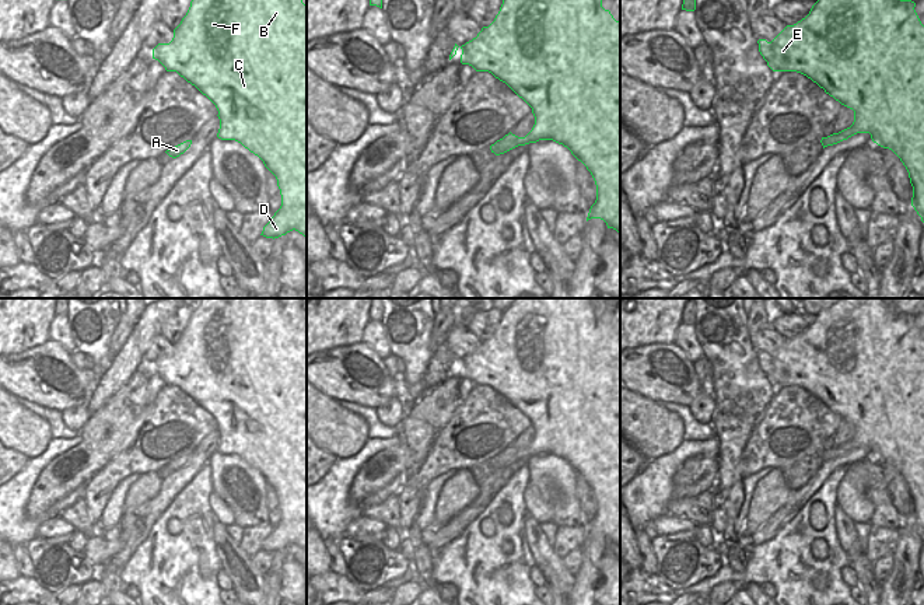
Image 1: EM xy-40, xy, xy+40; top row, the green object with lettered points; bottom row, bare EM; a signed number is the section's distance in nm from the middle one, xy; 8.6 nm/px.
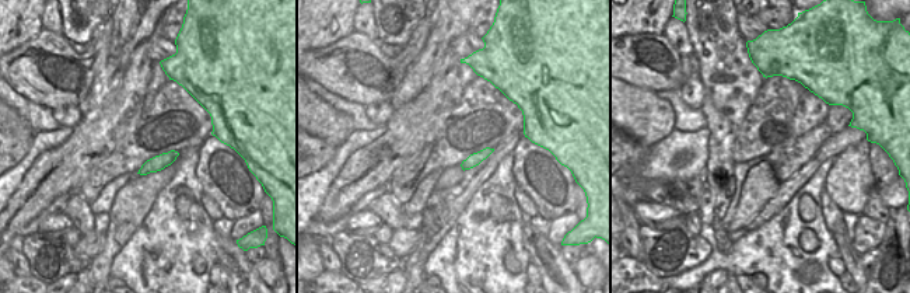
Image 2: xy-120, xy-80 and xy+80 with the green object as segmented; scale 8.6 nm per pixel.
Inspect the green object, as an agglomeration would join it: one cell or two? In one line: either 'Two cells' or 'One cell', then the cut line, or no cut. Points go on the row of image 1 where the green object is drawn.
One cell. No split

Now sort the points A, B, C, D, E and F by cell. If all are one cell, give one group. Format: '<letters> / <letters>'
A B C D E F

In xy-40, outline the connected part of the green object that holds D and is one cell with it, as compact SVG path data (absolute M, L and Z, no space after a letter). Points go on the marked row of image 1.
M192 0L186 15L174 29L172 41L169 43L158 43L153 49L153 59L158 60L167 71L176 71L216 105L220 119L218 139L241 143L258 155L276 176L281 206L263 227L260 235L274 239L295 230L307 237L307 6L302 0Z

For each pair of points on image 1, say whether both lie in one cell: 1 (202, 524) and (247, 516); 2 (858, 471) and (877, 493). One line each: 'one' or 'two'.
1: two
2: two

